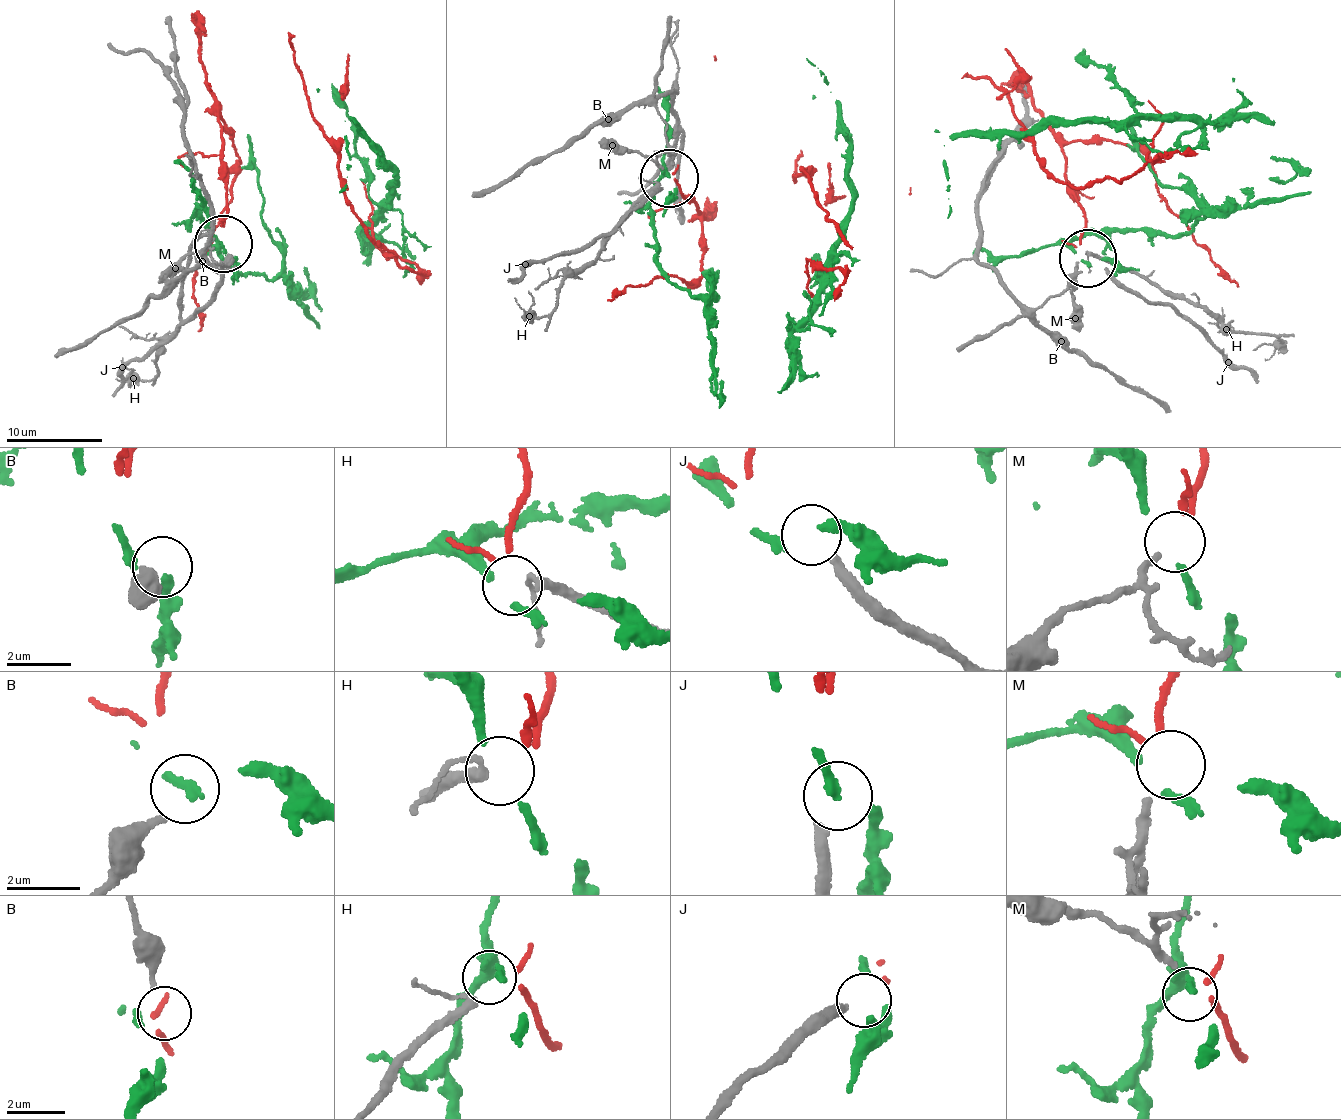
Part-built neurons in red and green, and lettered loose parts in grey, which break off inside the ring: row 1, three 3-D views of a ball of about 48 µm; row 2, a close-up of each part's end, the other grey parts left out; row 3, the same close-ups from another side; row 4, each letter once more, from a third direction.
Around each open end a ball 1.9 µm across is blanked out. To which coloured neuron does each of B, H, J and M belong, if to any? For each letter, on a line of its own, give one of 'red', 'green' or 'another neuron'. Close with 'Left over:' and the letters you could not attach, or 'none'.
B: another neuron
H: another neuron
J: another neuron
M: red
Left over: B, H, J

